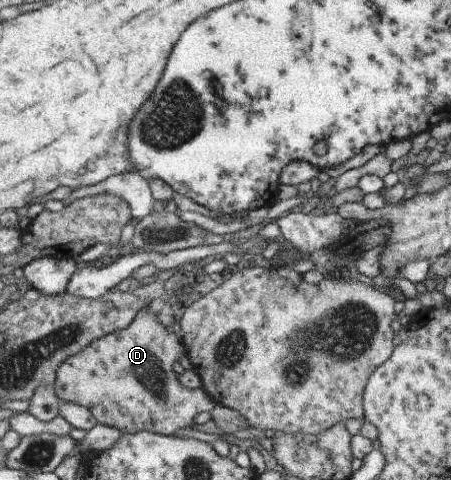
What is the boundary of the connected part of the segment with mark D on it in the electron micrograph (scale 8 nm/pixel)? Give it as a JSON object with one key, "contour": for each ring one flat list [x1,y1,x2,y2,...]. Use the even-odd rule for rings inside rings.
{"contour":[[145,306,128,328,94,341,87,349,68,358,57,370,55,393,62,401,86,406,101,424,116,426,124,434,150,431,172,435,186,426,202,429,198,428,195,418,200,413,212,412,216,402,203,388,189,389,179,381,176,362,184,353,186,350,182,337,162,326,156,313,146,310]]}

